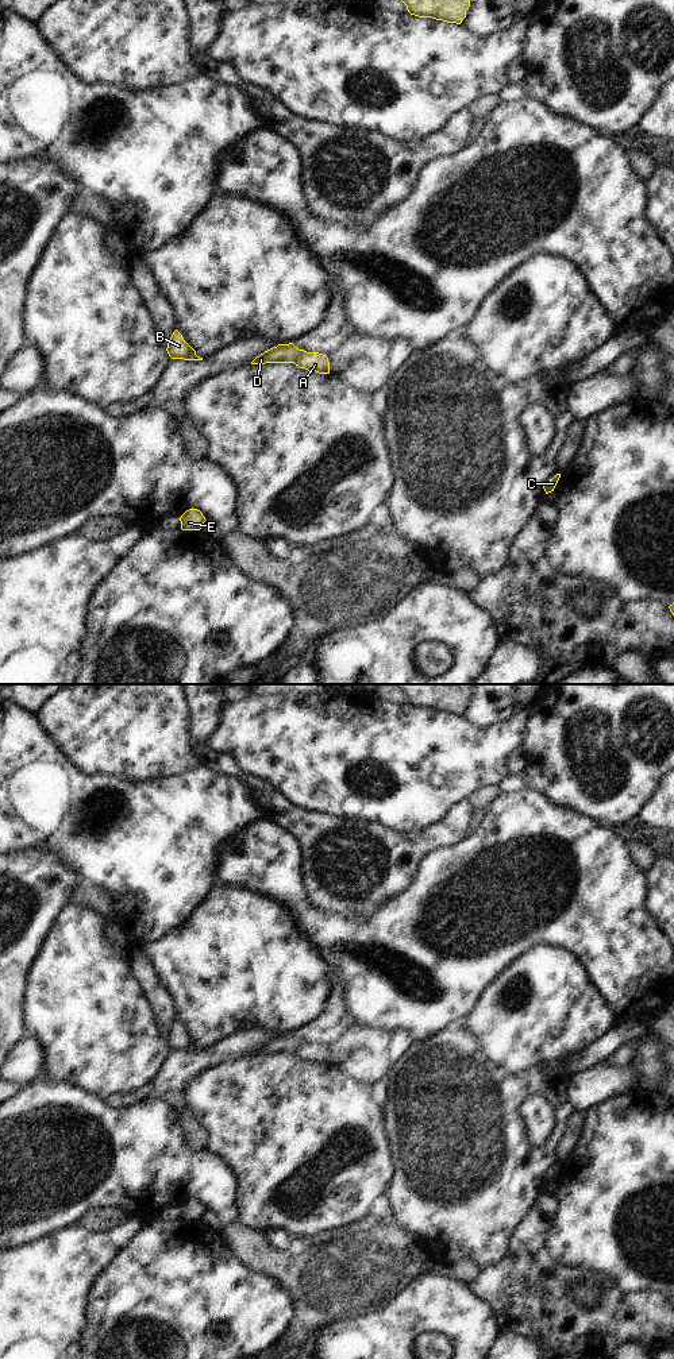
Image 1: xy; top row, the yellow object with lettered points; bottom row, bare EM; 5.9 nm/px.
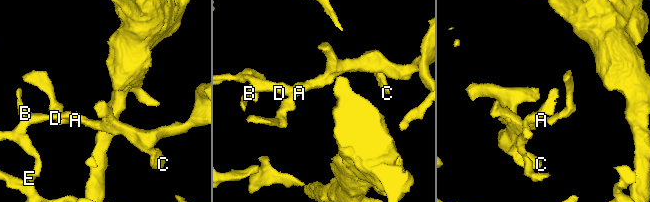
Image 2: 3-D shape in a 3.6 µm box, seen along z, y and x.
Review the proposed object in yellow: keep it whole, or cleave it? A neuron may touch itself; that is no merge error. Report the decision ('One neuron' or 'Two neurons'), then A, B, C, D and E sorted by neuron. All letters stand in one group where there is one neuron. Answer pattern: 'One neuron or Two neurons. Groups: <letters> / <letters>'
One neuron. Groups: A B C D E

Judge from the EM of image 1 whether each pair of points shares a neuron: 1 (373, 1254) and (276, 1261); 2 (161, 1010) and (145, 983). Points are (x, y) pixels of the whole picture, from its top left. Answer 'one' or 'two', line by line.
1: one
2: one

